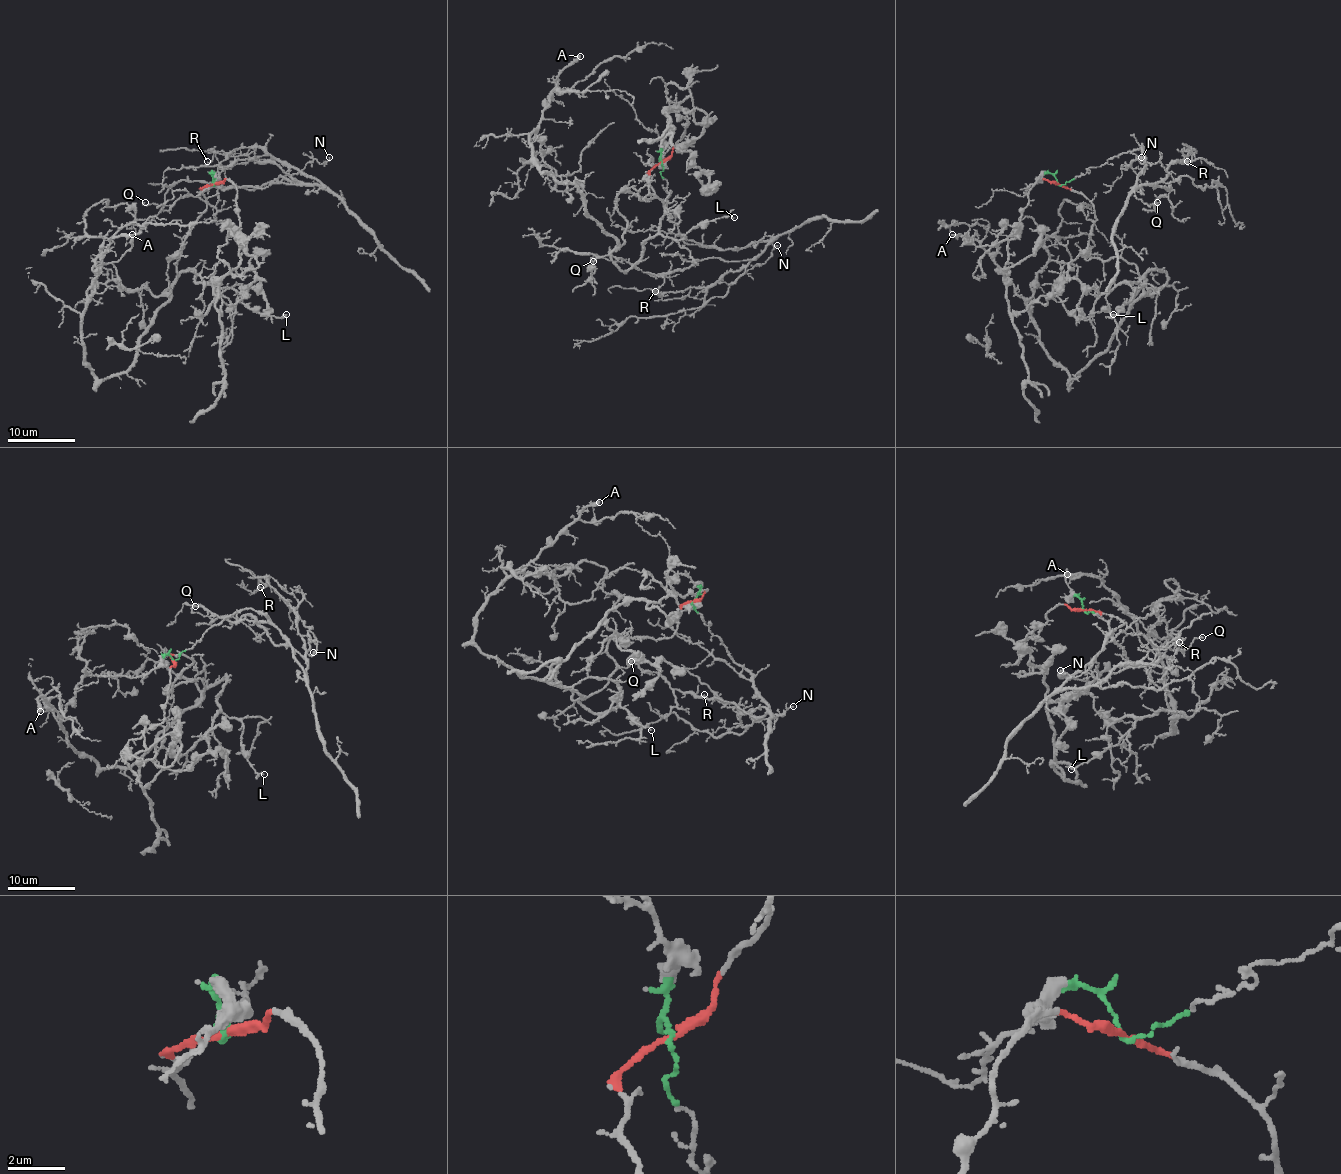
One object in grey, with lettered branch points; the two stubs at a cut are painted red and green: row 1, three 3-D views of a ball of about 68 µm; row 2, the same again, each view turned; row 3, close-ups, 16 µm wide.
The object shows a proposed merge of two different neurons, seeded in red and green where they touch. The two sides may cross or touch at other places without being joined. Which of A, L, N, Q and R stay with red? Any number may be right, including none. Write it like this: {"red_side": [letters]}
{"red_side": ["A", "L"]}

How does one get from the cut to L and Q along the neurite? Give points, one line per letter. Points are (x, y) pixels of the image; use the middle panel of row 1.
L: (662, 162), (650, 171), (654, 198), (615, 201), (622, 270), (657, 235), (681, 240), (735, 218)
Q: (662, 162), (667, 208), (689, 245), (767, 247), (752, 258), (701, 258), (655, 275), (620, 260), (593, 262)

